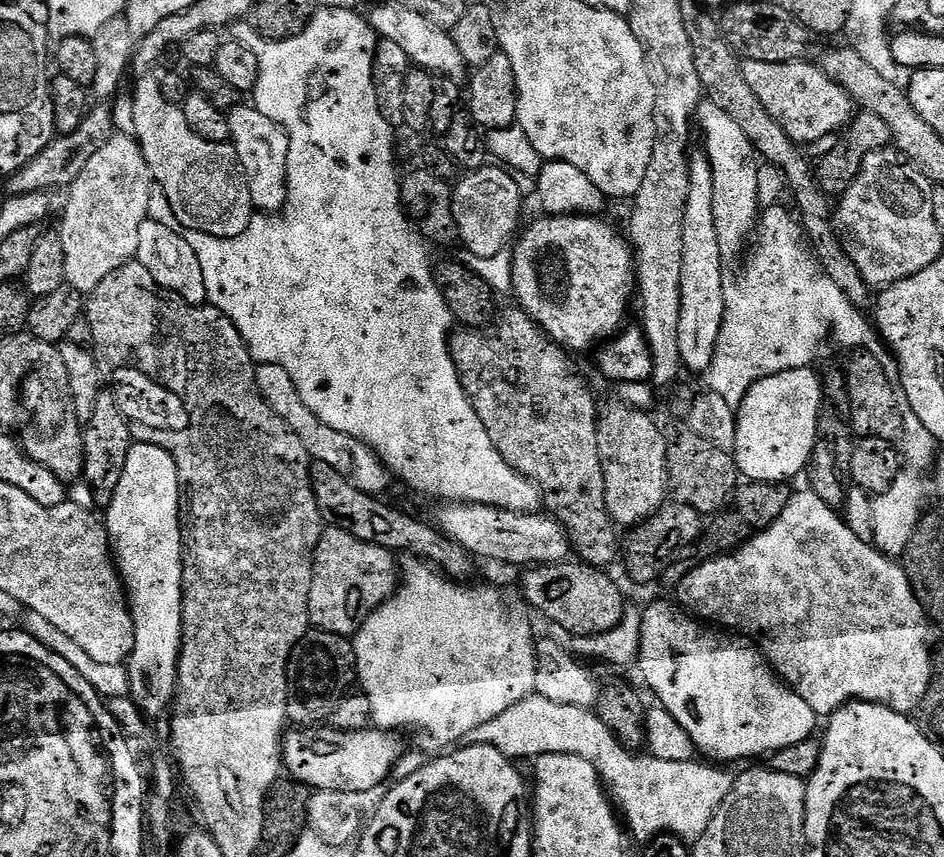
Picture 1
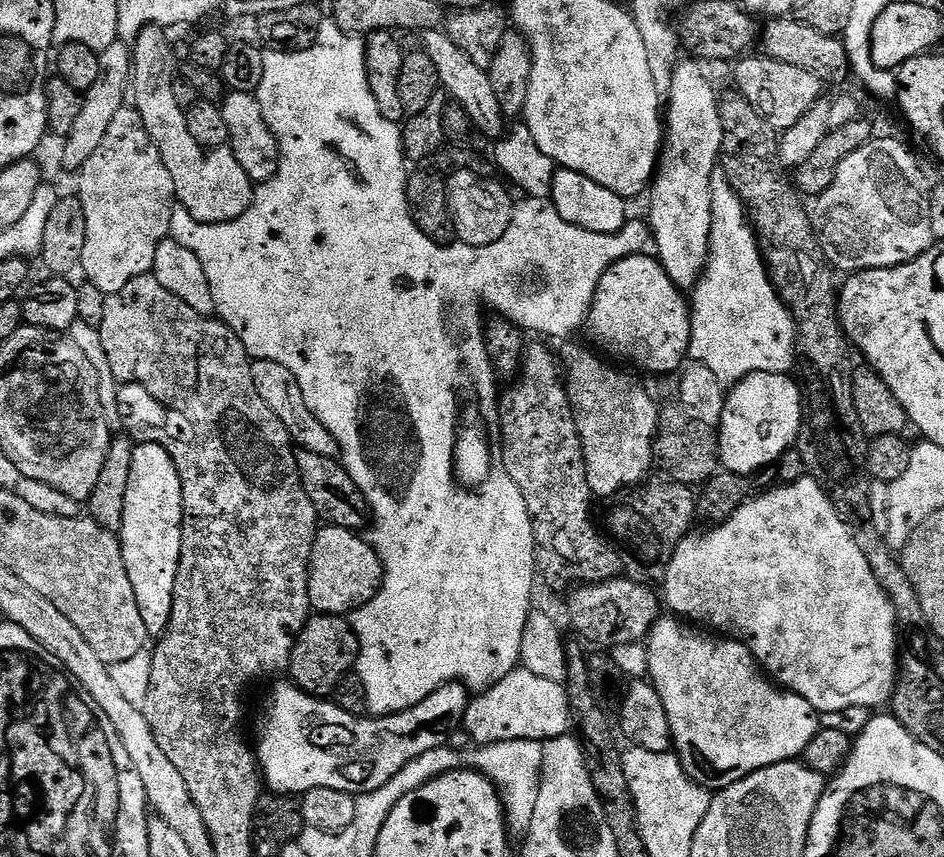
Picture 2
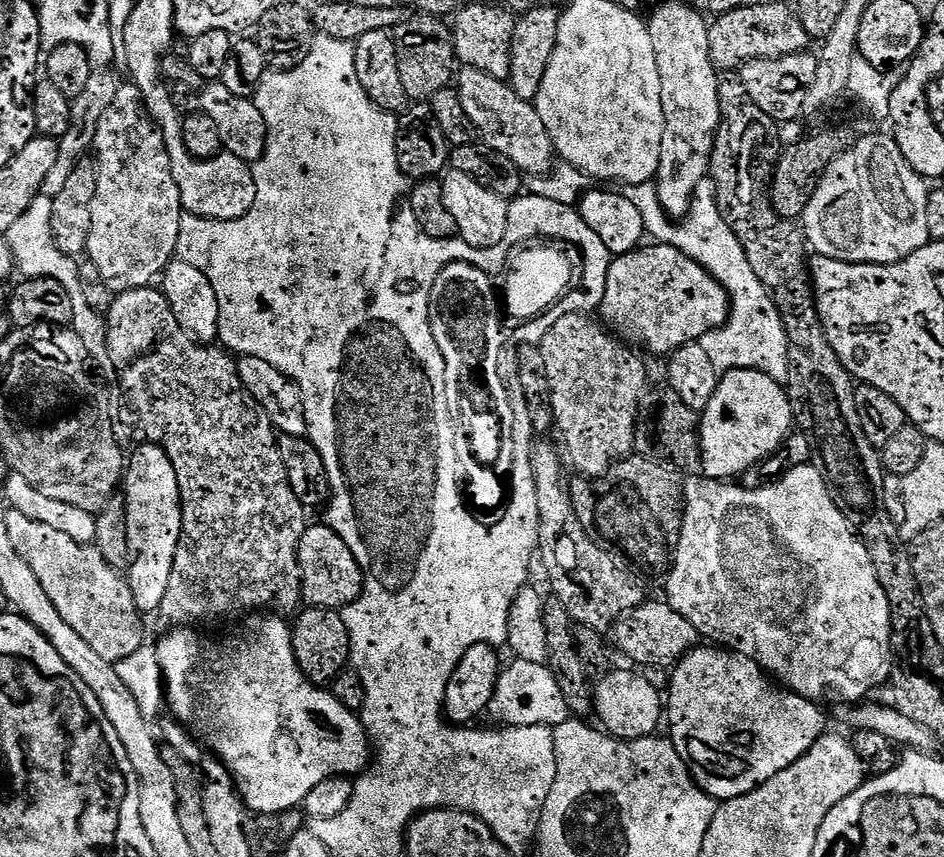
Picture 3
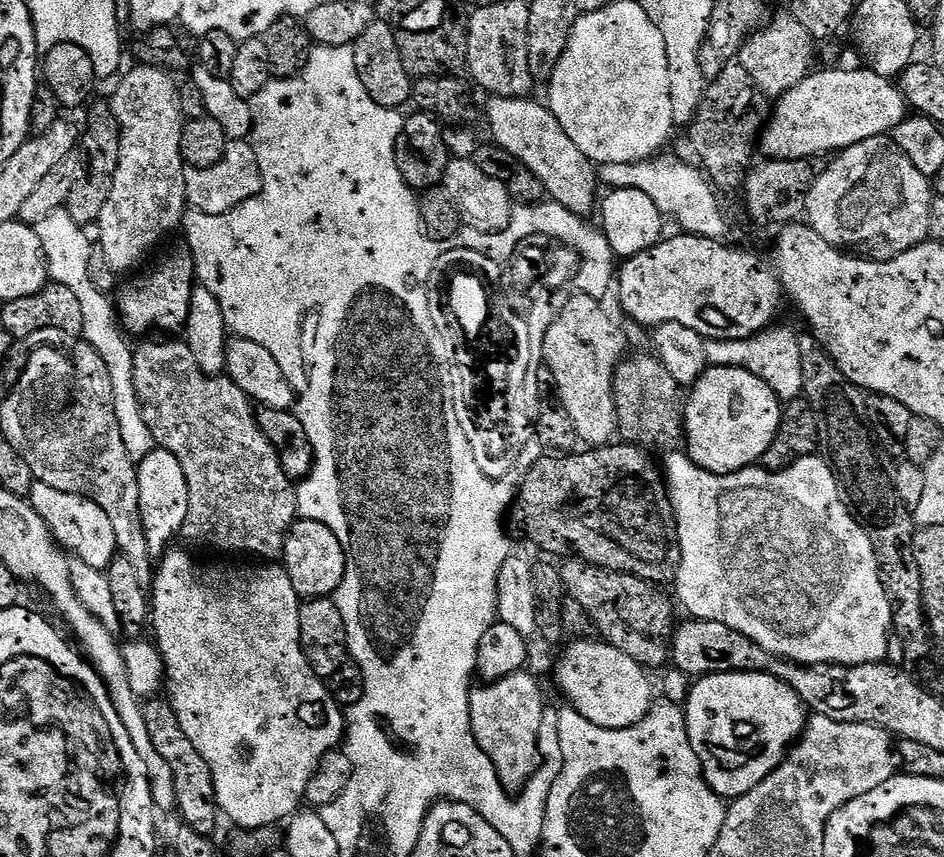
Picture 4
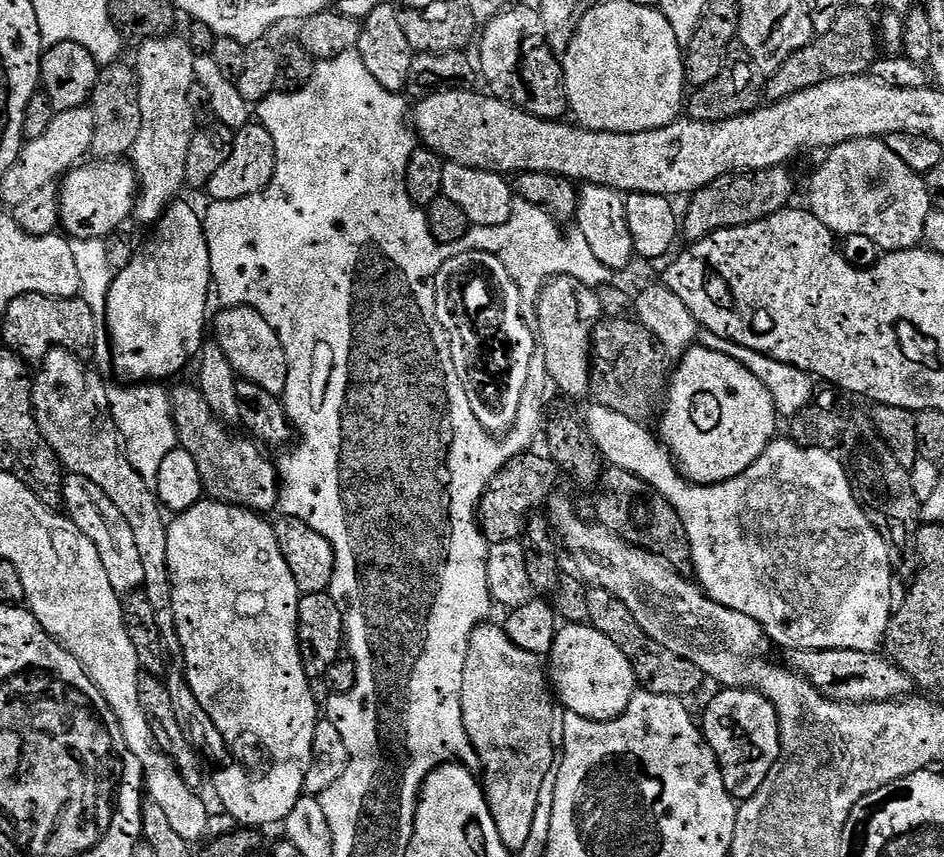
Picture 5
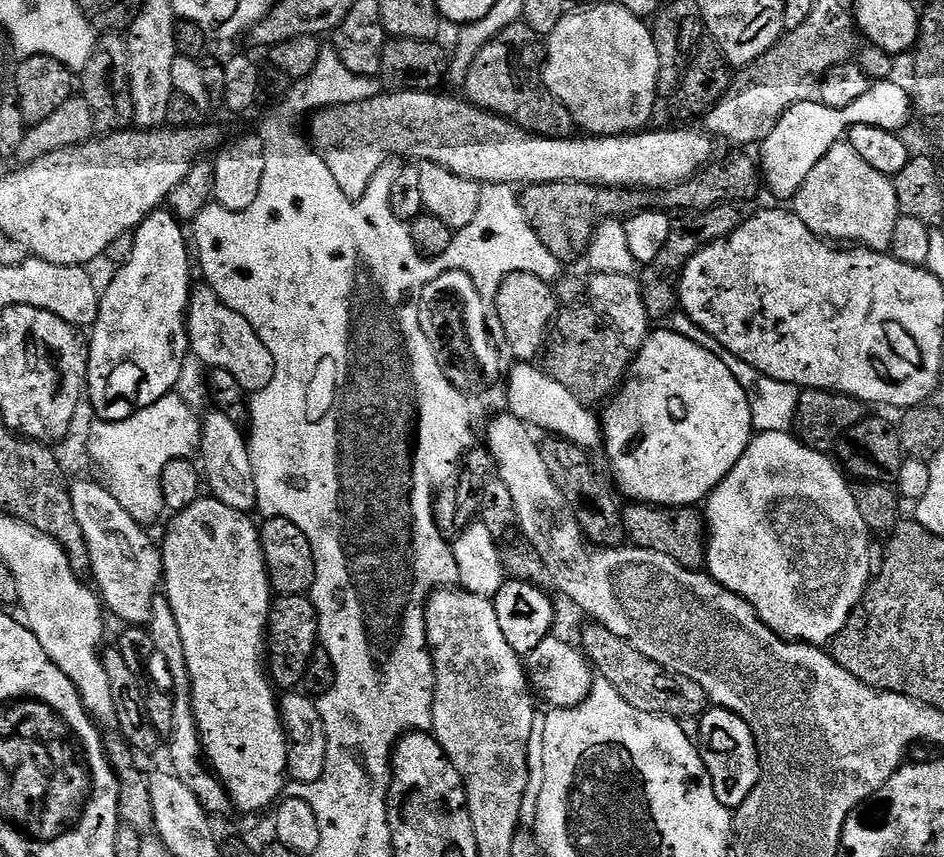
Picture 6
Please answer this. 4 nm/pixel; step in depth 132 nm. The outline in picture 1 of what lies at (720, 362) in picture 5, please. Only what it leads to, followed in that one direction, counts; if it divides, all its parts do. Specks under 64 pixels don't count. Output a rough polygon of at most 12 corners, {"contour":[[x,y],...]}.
{"contour":[[799,368],[762,378],[736,414],[745,481],[807,469],[824,403]]}

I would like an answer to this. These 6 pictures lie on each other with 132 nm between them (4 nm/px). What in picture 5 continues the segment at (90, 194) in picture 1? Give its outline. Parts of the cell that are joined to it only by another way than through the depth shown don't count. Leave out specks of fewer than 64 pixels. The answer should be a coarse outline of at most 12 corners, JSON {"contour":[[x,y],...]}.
{"contour":[[153,38],[136,52],[140,133],[134,220],[155,225],[185,187],[194,53]]}

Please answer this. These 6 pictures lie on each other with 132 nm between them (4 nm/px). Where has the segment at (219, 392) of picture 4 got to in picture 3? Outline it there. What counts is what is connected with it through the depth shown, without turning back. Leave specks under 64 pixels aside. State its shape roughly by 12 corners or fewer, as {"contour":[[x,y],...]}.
{"contour":[[156,286],[107,359],[178,474],[159,619],[295,613],[306,509],[223,347]]}

